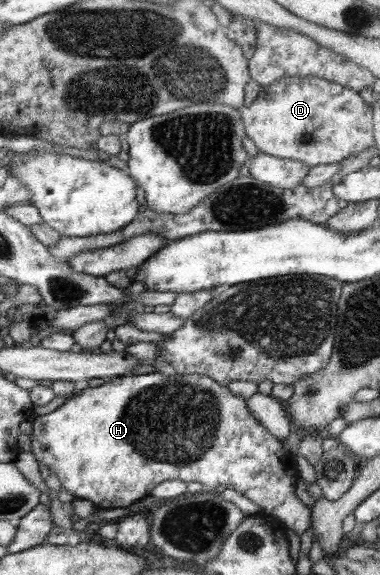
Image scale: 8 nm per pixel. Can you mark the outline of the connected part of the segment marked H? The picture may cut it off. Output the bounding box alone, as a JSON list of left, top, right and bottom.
[31,372,312,535]

